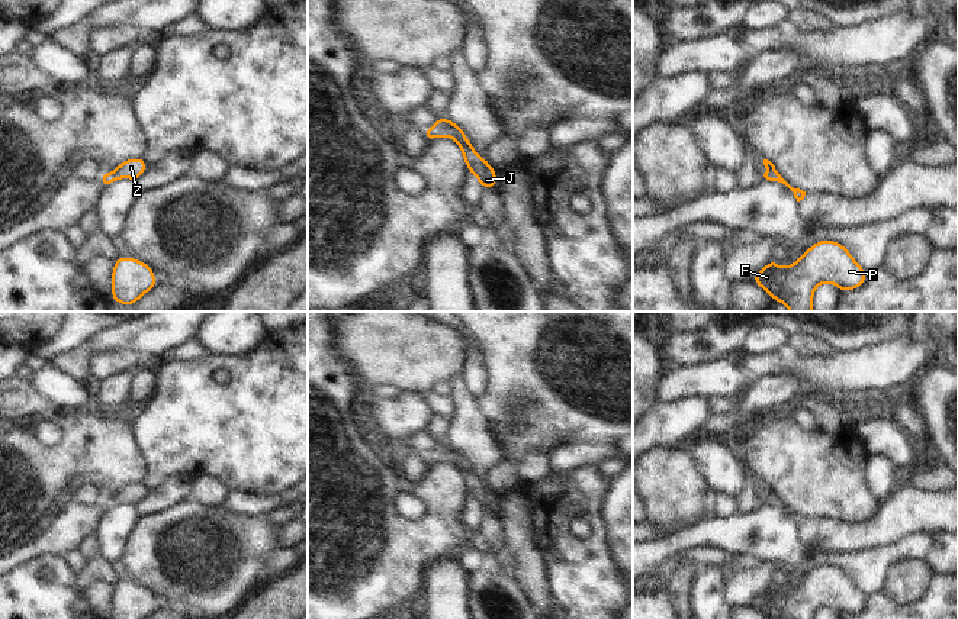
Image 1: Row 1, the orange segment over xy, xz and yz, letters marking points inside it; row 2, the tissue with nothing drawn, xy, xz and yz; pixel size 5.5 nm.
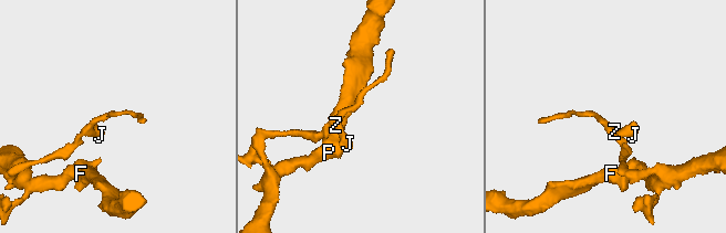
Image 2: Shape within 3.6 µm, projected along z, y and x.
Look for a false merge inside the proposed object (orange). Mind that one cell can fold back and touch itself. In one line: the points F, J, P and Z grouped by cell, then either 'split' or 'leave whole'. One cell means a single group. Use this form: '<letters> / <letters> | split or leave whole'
F J P Z | leave whole

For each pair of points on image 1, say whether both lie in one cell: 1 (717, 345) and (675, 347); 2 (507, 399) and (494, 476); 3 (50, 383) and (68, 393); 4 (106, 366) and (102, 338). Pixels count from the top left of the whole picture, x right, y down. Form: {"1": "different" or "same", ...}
{"1": "same", "2": "different", "3": "same", "4": "different"}

